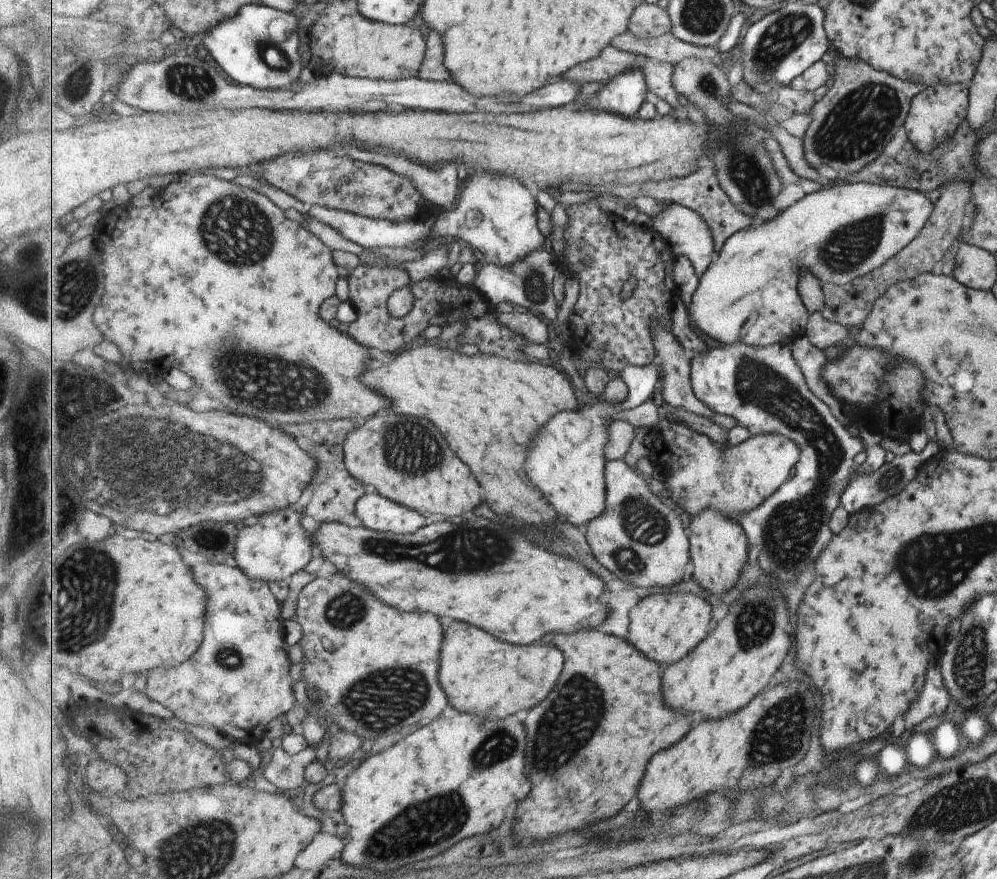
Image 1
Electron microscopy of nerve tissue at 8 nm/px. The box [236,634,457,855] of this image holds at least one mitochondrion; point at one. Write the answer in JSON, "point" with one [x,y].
{"point":[391,712]}

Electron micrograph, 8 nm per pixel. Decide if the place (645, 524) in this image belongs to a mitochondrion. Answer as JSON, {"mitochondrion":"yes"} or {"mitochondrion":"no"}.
{"mitochondrion":"yes"}

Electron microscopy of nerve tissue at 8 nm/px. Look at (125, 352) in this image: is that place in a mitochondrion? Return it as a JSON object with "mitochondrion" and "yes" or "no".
{"mitochondrion":"no"}

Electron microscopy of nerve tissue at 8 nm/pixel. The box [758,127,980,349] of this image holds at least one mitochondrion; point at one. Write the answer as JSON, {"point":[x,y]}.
{"point":[846,249]}

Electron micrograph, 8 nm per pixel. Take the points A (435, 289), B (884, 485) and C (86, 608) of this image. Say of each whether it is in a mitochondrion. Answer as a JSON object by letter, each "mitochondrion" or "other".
{"A":"other","B":"mitochondrion","C":"mitochondrion"}

